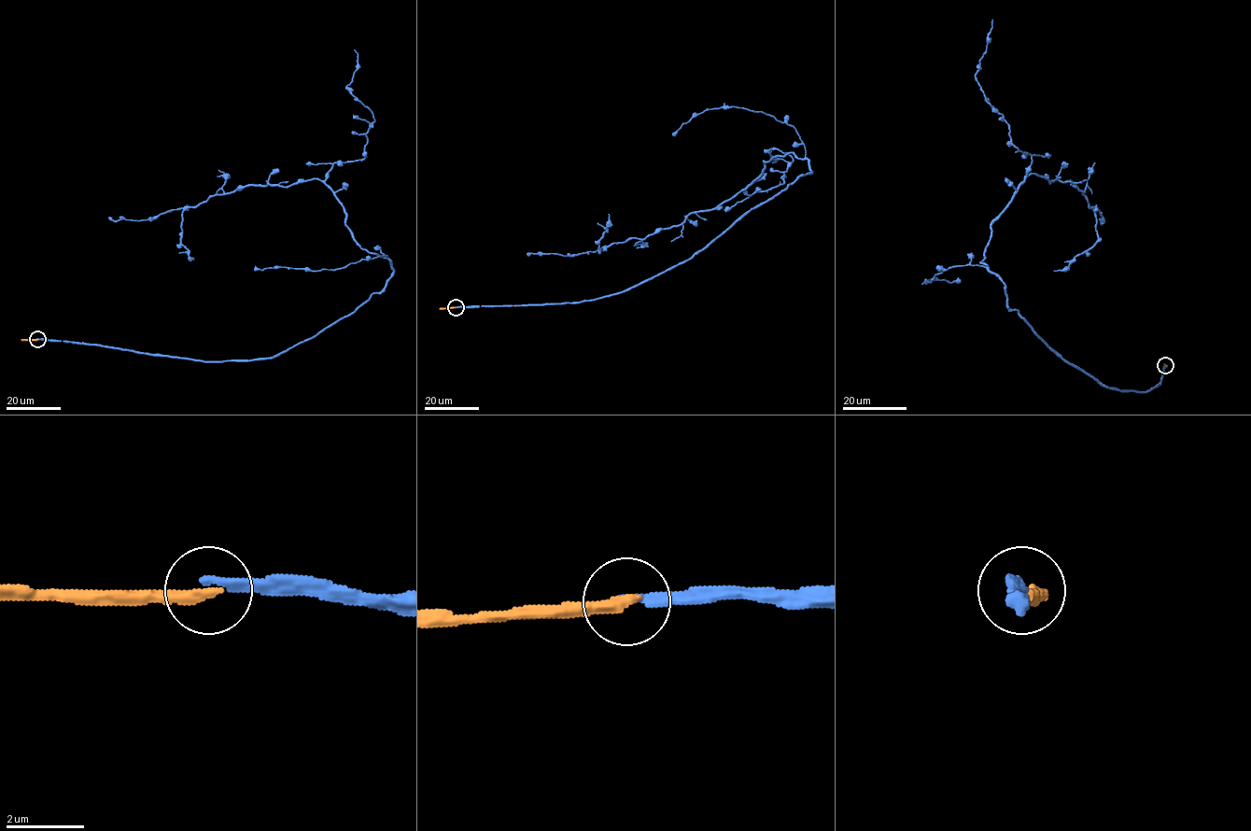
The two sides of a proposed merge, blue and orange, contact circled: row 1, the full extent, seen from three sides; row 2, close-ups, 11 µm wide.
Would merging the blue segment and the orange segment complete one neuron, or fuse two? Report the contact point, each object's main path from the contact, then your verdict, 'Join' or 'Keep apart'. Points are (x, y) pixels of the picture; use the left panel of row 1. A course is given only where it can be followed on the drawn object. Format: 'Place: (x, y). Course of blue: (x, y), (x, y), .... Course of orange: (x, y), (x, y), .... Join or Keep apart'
Place: (37, 339). Course of blue: (37, 339), (273, 358), (352, 314), (393, 269), (363, 249), (317, 178), (239, 186), (147, 219), (108, 218). Course of orange: (37, 340), (21, 339). Keep apart

